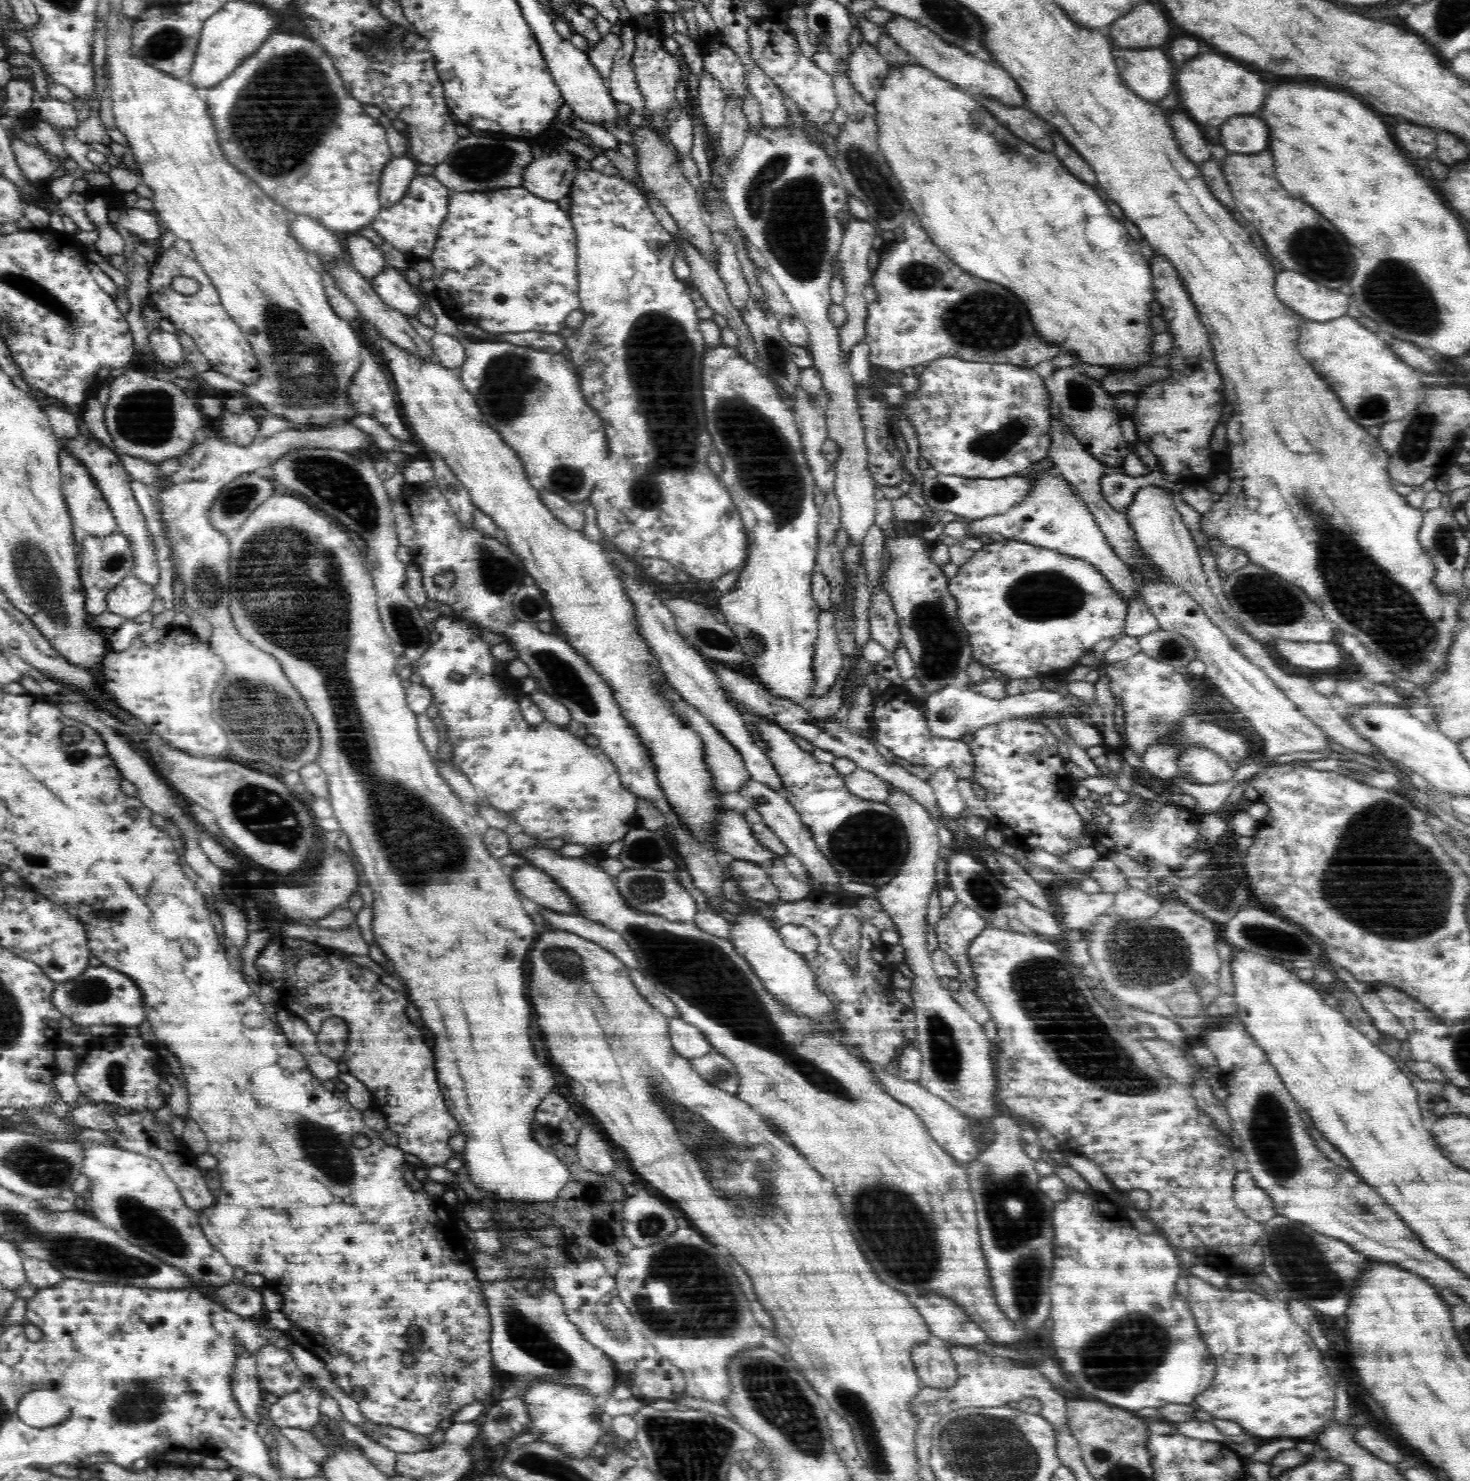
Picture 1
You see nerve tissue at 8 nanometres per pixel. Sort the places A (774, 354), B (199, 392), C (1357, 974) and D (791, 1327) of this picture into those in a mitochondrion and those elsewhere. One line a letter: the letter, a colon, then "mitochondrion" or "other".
A: mitochondrion
B: other
C: other
D: other

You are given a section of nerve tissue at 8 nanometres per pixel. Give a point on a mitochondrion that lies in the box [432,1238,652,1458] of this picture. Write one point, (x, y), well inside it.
(532, 1337)

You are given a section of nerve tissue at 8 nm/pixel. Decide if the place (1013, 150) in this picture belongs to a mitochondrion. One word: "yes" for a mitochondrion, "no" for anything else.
yes

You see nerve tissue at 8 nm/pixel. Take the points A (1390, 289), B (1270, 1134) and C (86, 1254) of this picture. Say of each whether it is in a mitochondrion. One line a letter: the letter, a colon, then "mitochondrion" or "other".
A: mitochondrion
B: mitochondrion
C: mitochondrion

